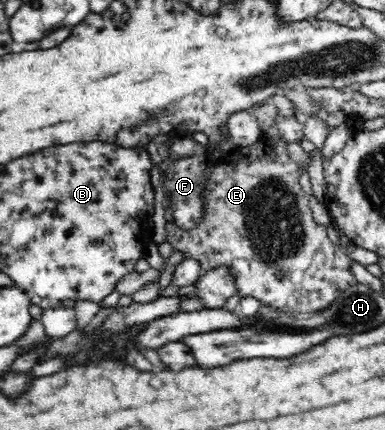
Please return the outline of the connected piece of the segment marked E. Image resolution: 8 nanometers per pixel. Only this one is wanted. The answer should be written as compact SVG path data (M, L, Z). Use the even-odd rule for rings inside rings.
M262 135L259 141L247 147L235 147L226 152L222 158L214 159L214 166L210 169L208 175L210 175L210 178L206 185L208 190L206 191L206 208L204 209L206 216L204 220L196 228L190 229L189 231L182 230L172 221L165 223L167 242L172 245L173 251L183 254L183 259L187 258L199 262L199 268L201 268L203 272L216 267L225 266L231 269L231 273L233 273L235 277L233 279L233 282L235 282L235 293L239 293L240 296L254 297L261 302L263 307L271 307L272 309L281 310L283 312L296 311L297 314L321 313L322 311L327 311L327 309L331 307L331 304L339 299L339 294L342 291L359 283L355 279L353 272L351 272L352 263L346 251L331 241L329 236L327 236L327 228L325 225L315 222L315 217L313 217L311 208L309 208L307 195L301 188L301 183L299 182L299 176L301 175L299 166L291 159L287 148L285 148L285 141L282 138L275 140Z

